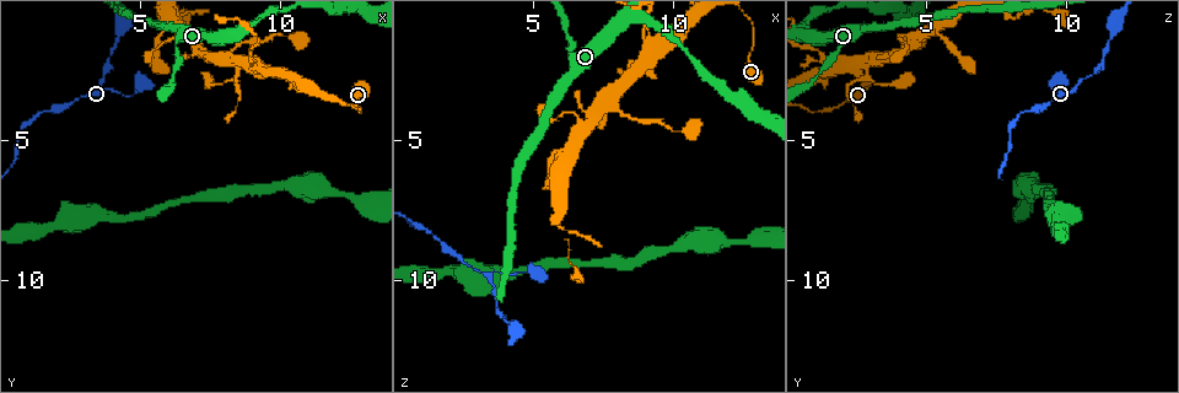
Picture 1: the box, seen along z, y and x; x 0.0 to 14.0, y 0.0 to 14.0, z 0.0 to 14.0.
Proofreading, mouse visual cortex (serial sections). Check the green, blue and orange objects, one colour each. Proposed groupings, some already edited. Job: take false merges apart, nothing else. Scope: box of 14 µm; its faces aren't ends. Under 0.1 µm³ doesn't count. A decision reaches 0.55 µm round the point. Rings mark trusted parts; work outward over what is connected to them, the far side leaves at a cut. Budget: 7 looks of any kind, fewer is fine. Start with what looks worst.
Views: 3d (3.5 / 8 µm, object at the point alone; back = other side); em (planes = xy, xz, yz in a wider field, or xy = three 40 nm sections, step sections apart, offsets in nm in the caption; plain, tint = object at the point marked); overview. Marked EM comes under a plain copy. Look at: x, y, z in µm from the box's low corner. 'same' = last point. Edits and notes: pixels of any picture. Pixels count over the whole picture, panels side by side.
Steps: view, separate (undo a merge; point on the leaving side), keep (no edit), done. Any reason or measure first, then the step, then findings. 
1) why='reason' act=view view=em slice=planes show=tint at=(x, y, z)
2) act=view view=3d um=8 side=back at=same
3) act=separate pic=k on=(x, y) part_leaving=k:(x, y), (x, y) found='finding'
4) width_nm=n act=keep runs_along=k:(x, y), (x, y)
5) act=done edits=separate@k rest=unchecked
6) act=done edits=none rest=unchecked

why='calibre changes' act=view view=3d um=8 at=(9.4, 2.4, 1.8)

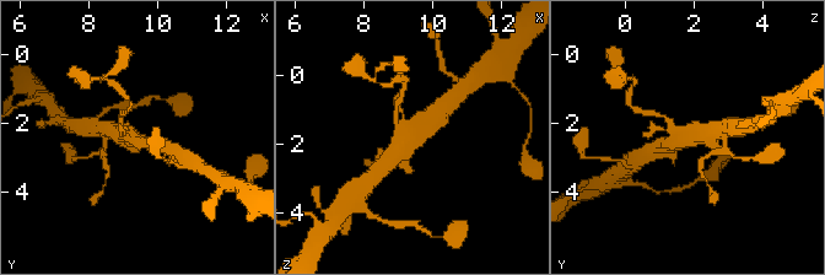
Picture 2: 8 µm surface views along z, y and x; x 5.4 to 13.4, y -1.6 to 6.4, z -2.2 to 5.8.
act=view view=em slice=xy step=2 show=tint at=(9.3, 2.4, 1.8)

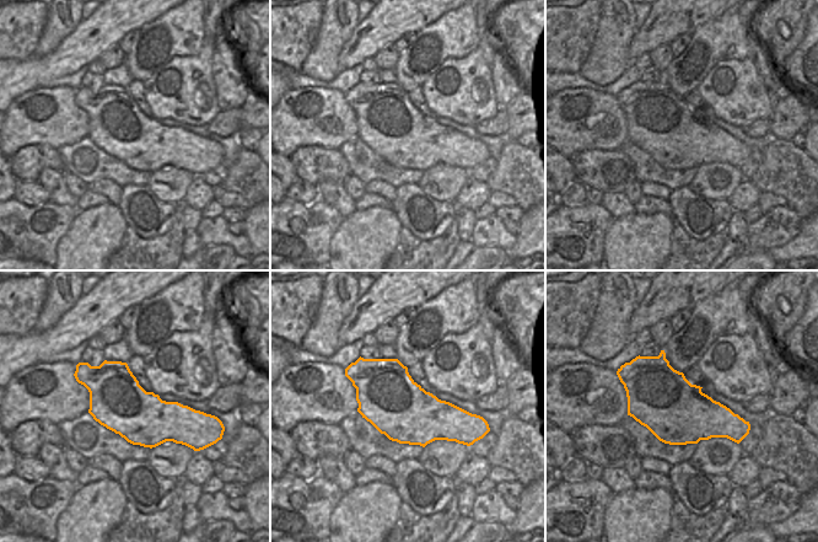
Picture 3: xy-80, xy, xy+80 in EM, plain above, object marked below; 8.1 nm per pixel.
width_nm=500 act=keep runs_along=2:(435, 114), (403, 141), (386, 162) found='continuous, no second cell'

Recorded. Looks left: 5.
why='two arms in line, one across' act=view view=3d um=3.5 at=(8.0, 2.0, 3.7)

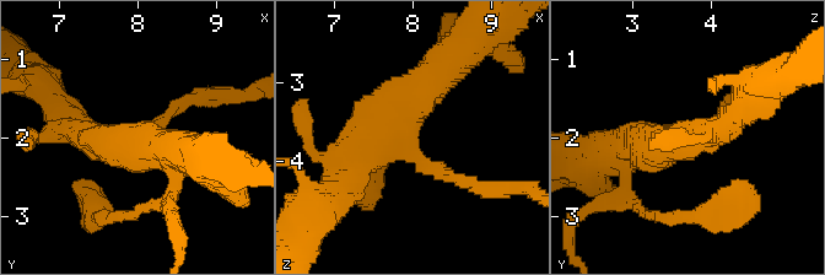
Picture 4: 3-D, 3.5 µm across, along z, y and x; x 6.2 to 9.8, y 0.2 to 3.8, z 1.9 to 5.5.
act=view view=em slice=xy step=1 show=tint at=same

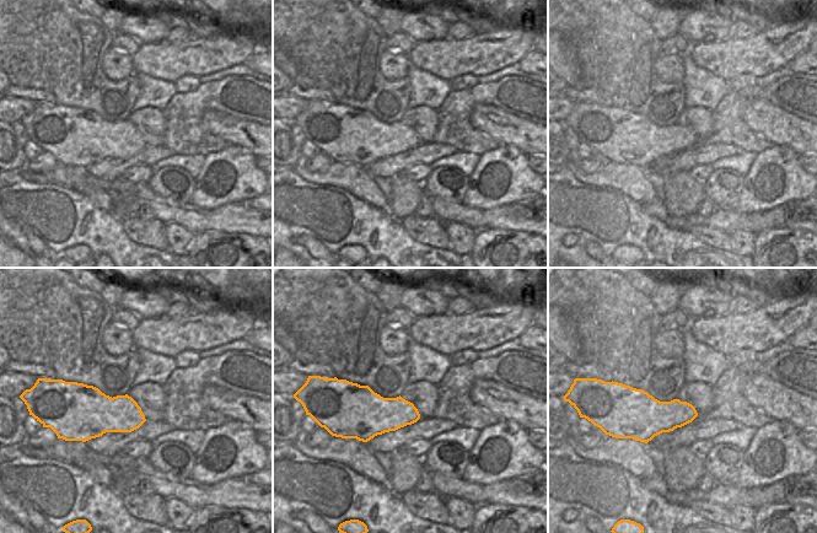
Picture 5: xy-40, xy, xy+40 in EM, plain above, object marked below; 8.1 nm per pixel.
why='cut it another way' act=view view=em slice=planes show=tint at=same

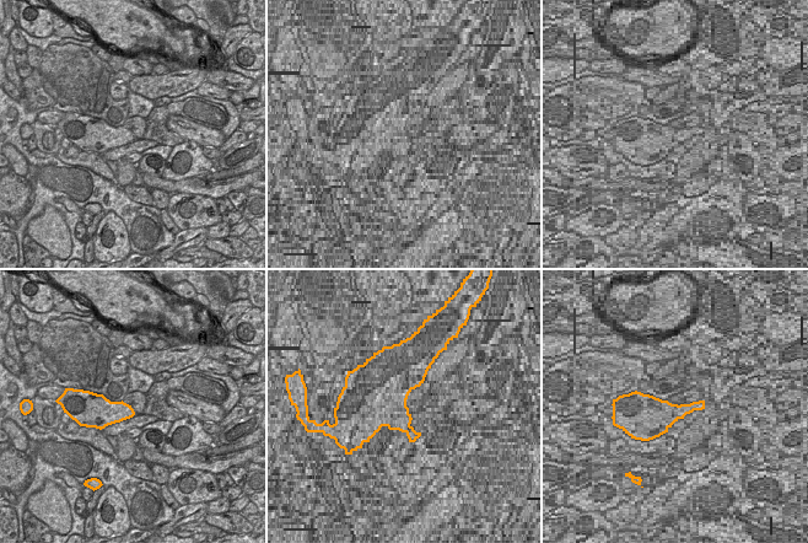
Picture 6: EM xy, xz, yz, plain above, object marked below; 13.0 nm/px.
act=keep runs_along=4:(453, 55), (370, 134), (351, 174) found='all the same cell'

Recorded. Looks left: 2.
why='abrupt turn' act=view view=3d um=3.5 at=(6.3, 1.0, 2.8)

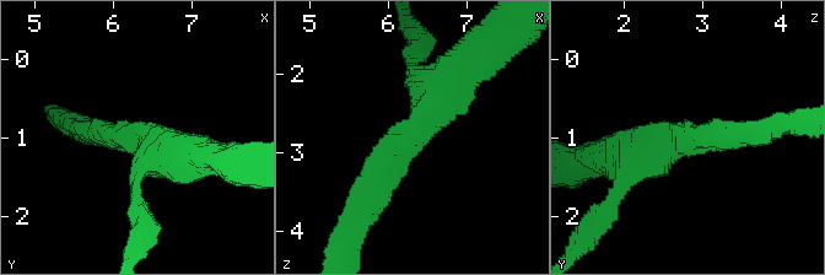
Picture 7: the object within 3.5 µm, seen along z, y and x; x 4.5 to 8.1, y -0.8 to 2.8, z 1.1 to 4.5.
why='need the tissue' act=view view=em slice=xy step=2 show=tint at=(6.25, 1.05, 2.80)

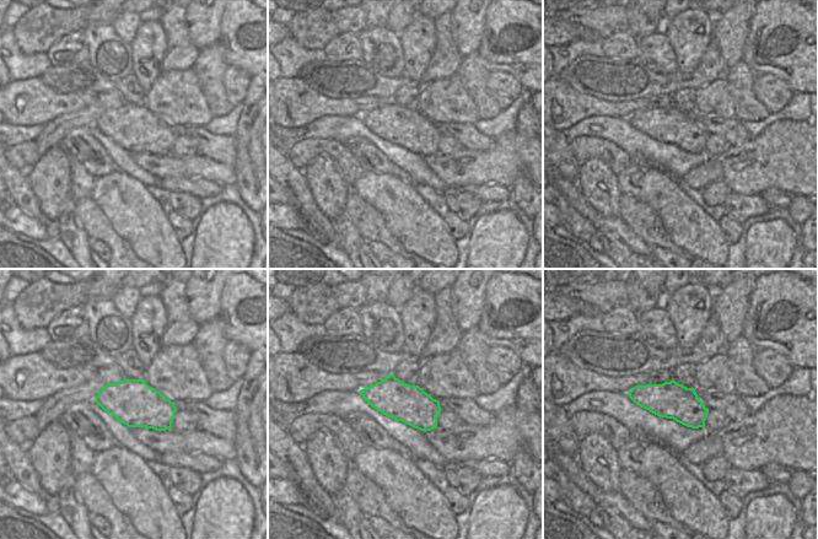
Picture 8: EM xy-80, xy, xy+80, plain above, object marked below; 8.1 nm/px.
act=keep runs_along=7:(454, 76), (367, 205) found='one cell here'

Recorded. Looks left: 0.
act=done edits=none rest=unchecked

